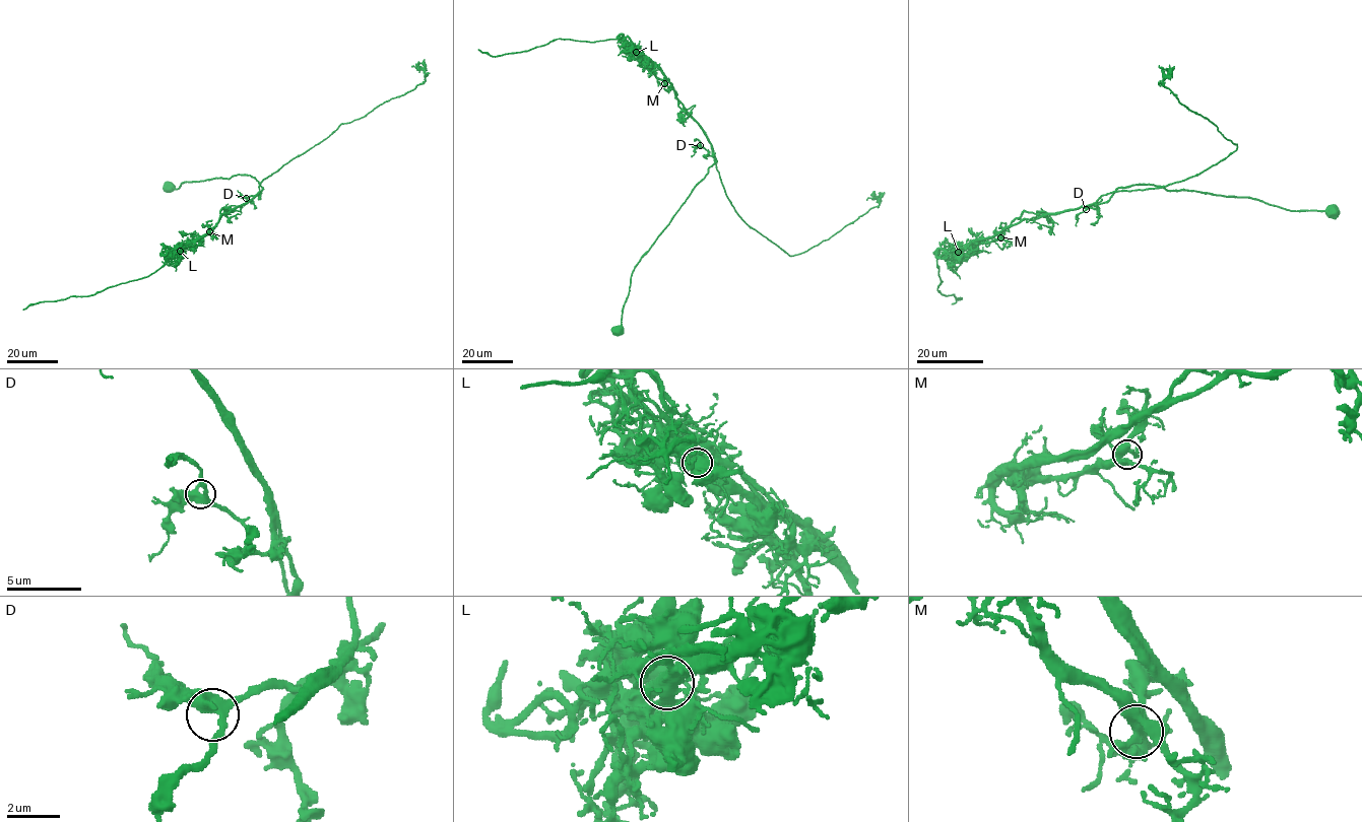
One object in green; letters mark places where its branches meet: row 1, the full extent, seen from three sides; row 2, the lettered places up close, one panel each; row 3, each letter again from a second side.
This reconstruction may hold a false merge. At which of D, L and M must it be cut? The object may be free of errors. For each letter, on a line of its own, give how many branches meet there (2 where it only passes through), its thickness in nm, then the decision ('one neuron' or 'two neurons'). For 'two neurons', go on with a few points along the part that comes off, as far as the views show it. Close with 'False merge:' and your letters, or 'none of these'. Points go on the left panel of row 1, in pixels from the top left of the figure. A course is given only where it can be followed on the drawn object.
D: 3 branches meet; 400 nm thick; one neuron
L: 5 branches meet; 480 nm thick; two neurons; foreign part runs (180, 251), (210, 232), (222, 208), (243, 205), (264, 179), (342, 124), (420, 84), (425, 72), (411, 66)
M: 5 branches meet; 440 nm thick; one neuron
False merge: L

